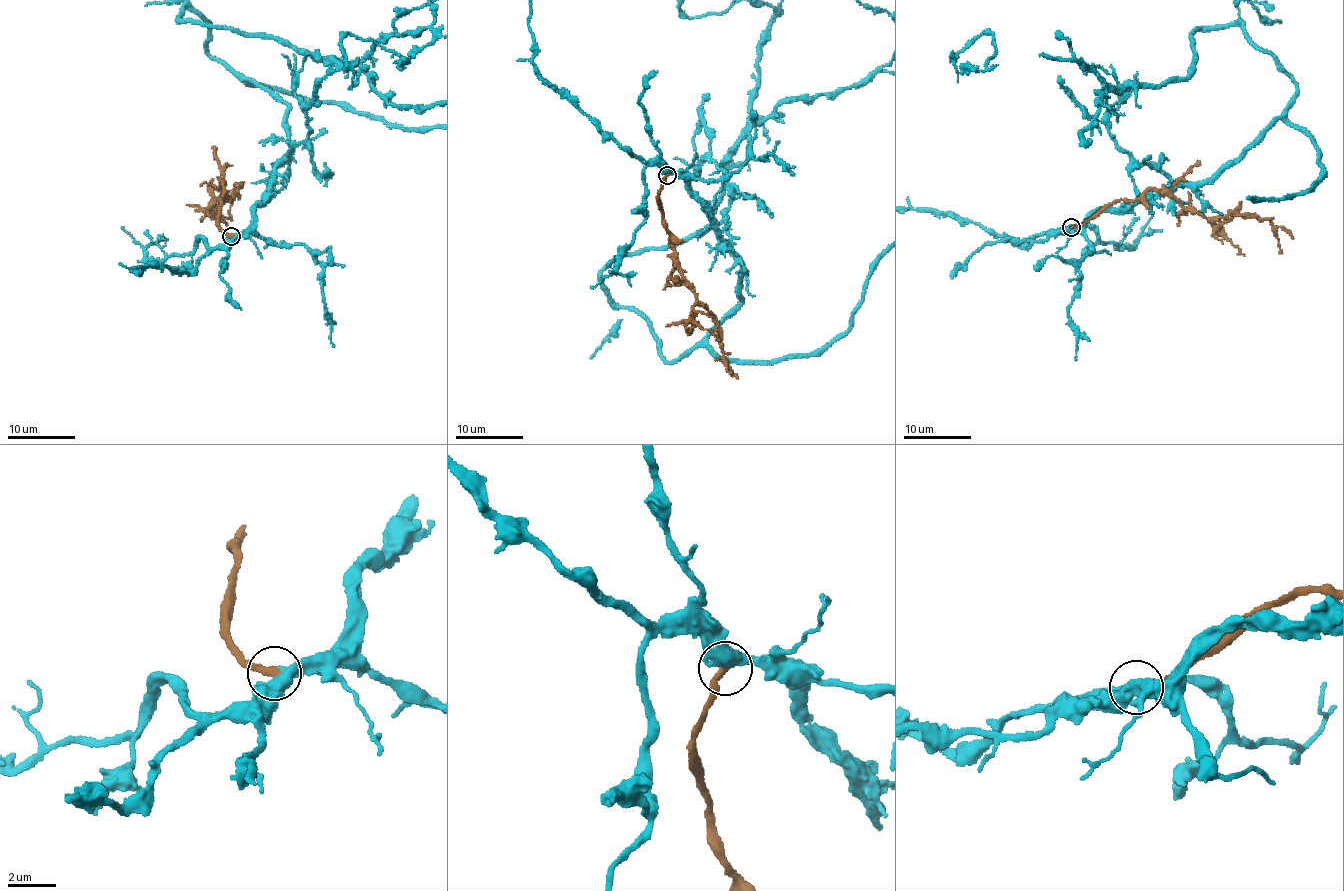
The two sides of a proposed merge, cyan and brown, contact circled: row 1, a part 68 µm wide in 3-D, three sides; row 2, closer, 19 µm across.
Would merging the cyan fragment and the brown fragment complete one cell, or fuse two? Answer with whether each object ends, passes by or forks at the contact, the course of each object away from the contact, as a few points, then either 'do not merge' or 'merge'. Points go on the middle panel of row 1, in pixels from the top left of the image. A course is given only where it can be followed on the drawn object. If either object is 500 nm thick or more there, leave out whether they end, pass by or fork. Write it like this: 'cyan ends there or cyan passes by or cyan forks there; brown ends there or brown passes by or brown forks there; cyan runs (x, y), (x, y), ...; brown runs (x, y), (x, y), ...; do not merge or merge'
cyan runs (668, 175), (742, 275), (670, 362), (600, 273), (710, 224), (746, 132); brown runs (667, 174), (657, 204), (670, 235), (675, 266), (684, 284), (717, 323), (726, 368), (731, 371); merge

